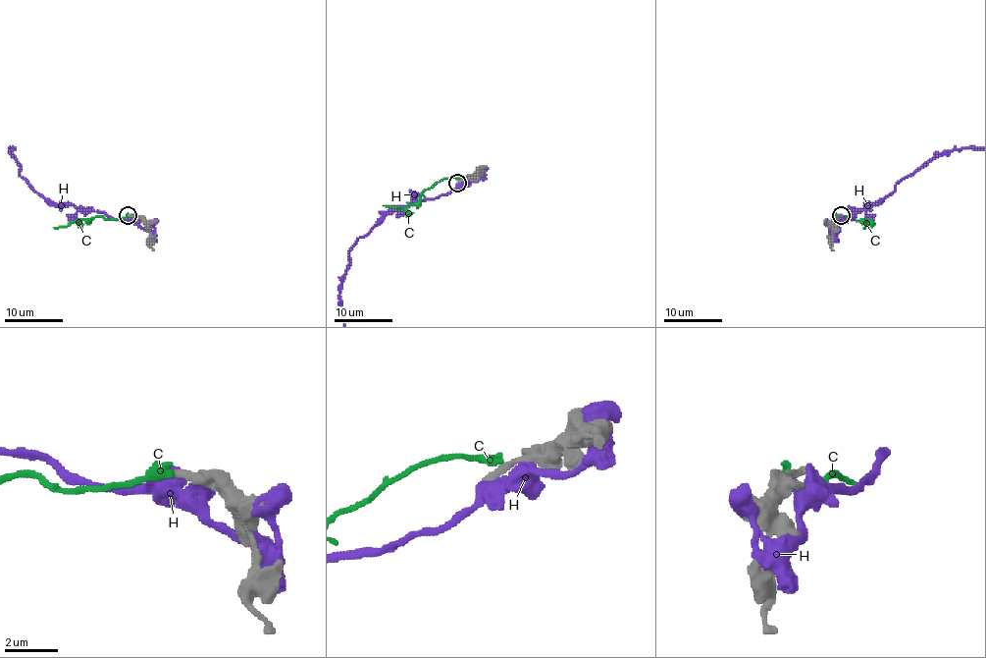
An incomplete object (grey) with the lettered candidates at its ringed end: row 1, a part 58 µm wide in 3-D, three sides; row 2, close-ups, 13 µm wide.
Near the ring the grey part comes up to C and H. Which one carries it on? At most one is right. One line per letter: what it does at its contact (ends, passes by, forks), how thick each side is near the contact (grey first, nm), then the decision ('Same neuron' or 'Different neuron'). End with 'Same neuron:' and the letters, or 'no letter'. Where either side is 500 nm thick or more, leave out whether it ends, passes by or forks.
C: It ends there. Thickness 320 nm (grey) against 360 nm. Different neuron
H: Thickness 280 nm (grey) against 600 nm. Different neuron
Same neuron: no letter

